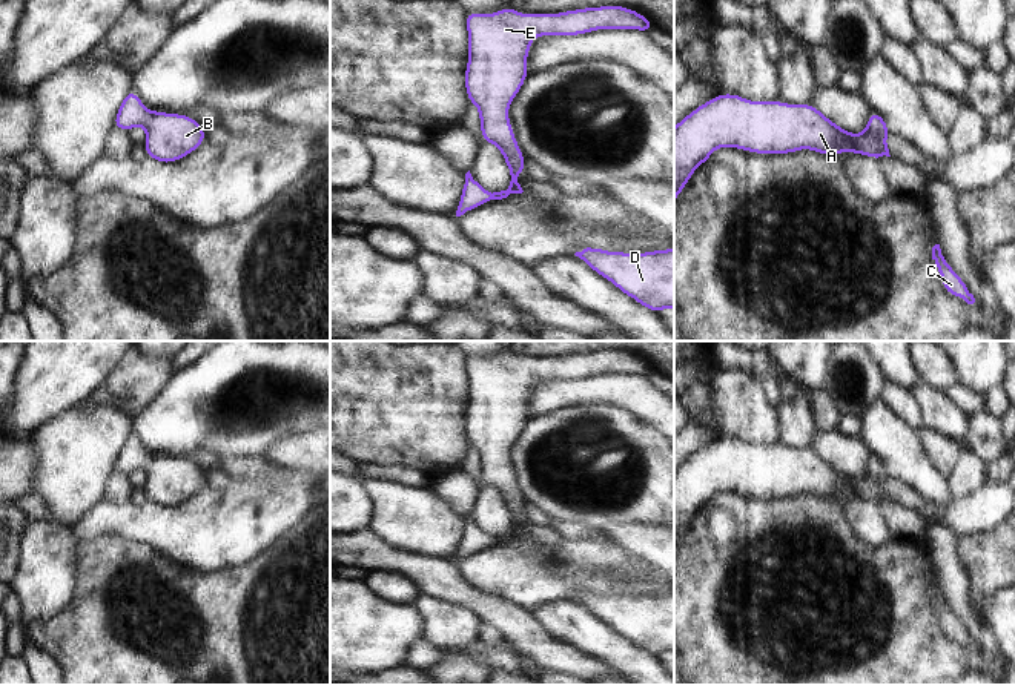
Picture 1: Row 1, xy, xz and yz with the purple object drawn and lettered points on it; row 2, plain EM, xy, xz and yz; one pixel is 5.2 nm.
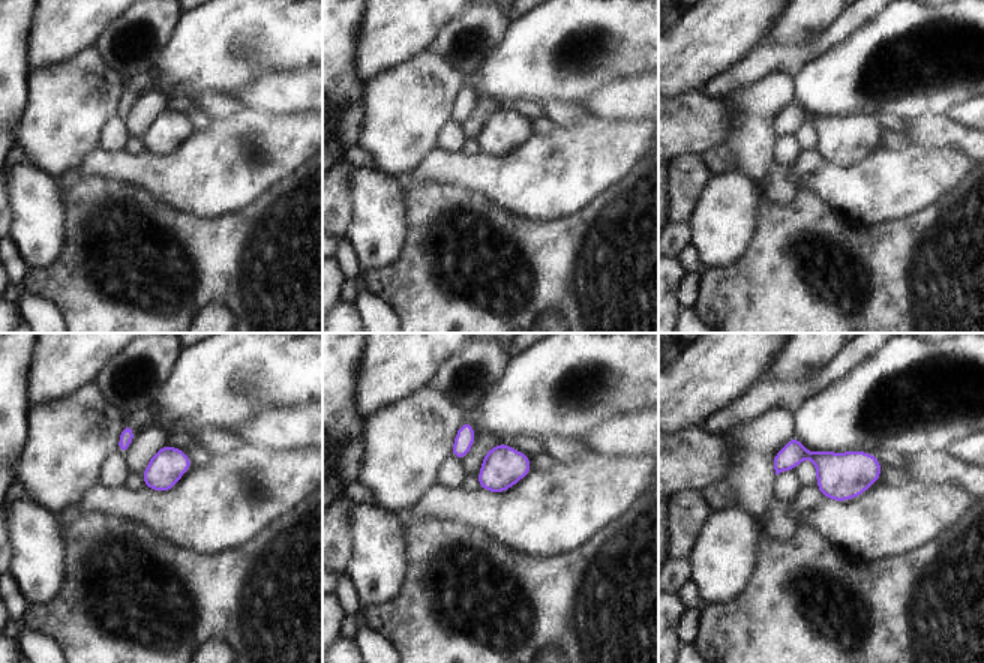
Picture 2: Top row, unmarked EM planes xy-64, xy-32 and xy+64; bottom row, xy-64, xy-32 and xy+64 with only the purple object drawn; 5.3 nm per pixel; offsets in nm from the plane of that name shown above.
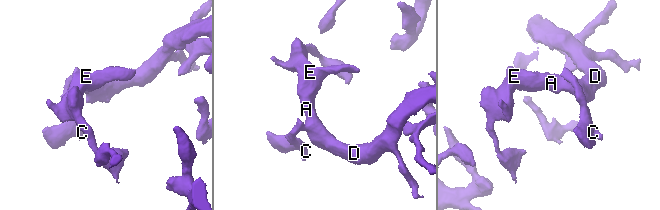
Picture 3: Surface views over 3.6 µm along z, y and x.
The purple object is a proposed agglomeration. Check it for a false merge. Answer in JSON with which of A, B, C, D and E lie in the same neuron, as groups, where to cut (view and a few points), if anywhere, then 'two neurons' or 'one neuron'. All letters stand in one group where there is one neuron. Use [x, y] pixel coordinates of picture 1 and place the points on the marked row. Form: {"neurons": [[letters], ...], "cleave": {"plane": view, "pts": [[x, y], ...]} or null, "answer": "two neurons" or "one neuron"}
{"neurons": [["A", "B", "C", "D", "E"]], "cleave": null, "answer": "one neuron"}

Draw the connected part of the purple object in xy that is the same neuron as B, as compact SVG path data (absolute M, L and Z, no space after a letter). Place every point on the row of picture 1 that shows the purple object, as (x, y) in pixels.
M131 89L123 98L112 127L129 132L140 124L146 131L146 157L175 163L192 154L206 140L204 126L184 114L147 111Z

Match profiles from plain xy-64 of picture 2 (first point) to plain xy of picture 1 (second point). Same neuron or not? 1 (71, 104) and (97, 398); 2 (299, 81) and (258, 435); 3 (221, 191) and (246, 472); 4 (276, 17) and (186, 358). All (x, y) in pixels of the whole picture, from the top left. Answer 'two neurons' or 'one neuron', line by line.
1: two neurons
2: two neurons
3: two neurons
4: two neurons

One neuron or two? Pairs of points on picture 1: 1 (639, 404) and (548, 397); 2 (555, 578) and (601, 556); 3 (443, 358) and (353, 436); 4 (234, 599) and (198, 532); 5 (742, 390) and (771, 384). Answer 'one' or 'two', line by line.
1: one
2: one
3: one
4: two
5: two

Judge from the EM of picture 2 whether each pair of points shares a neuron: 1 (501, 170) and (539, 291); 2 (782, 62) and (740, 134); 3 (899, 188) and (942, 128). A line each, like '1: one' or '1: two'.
1: two
2: two
3: two

